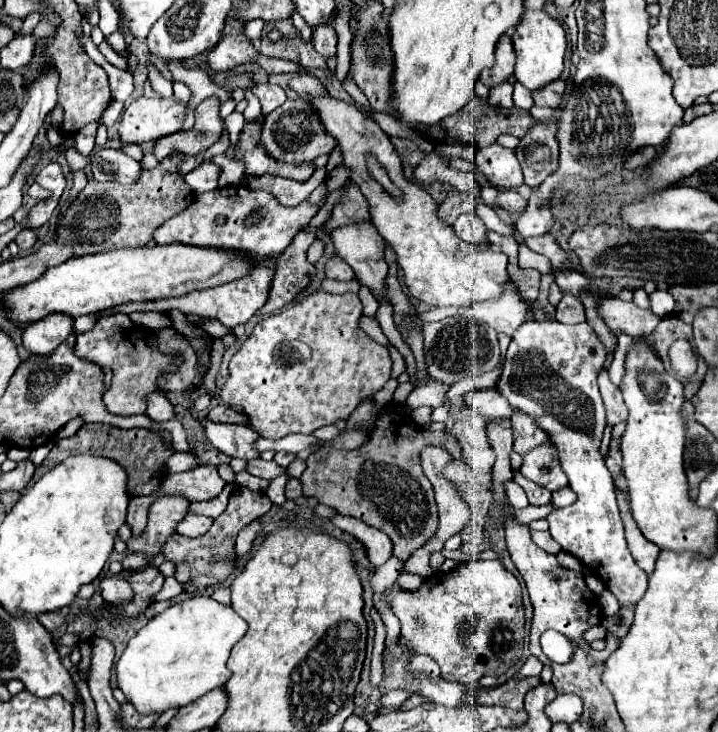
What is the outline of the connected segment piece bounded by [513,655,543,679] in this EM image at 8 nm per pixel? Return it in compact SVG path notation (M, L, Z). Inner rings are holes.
M531 655L531 657L523 663L523 667L513 675L513 679L525 679L525 677L531 677L531 675L539 675L541 669L543 669L543 663L541 663L537 657Z

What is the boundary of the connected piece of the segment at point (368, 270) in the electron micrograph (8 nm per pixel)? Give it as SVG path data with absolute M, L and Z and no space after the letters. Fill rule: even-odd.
M359 221L359 223L351 223L351 225L341 225L331 233L331 241L335 245L337 255L341 255L351 269L355 271L357 279L367 285L371 289L373 295L385 299L385 275L387 275L387 263L385 263L385 241L379 235L379 231L375 229L375 225L371 221Z

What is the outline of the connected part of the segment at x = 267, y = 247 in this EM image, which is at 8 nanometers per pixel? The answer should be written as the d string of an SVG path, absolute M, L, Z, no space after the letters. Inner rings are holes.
M321 183L301 205L297 207L283 207L275 201L275 197L267 191L231 191L227 189L215 189L209 193L201 193L195 197L195 203L187 207L187 211L181 211L179 215L171 217L167 223L155 229L155 243L167 245L167 243L187 243L187 245L199 245L199 247L227 247L233 251L251 251L255 259L271 259L271 255L281 255L283 249L293 241L293 237L315 217L315 213L325 203L325 183ZM217 215L225 215L225 223L217 223Z

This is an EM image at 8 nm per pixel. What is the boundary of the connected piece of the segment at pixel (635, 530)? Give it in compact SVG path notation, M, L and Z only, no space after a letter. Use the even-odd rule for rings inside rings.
M617 489L617 503L619 503L619 509L621 509L621 519L625 523L625 537L627 537L627 543L629 543L629 551L633 553L637 565L647 575L651 575L651 571L655 569L655 561L659 557L659 547L655 547L655 543L649 543L643 537L643 533L639 531L639 527L635 525L635 521L631 517L629 501L625 499L625 495L619 489Z

